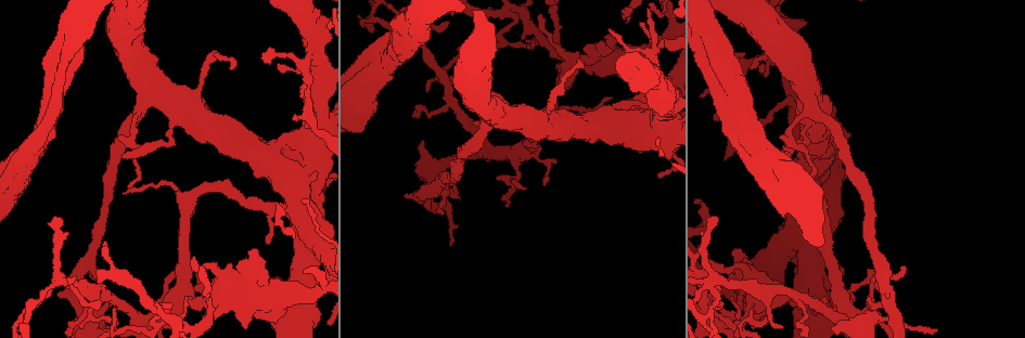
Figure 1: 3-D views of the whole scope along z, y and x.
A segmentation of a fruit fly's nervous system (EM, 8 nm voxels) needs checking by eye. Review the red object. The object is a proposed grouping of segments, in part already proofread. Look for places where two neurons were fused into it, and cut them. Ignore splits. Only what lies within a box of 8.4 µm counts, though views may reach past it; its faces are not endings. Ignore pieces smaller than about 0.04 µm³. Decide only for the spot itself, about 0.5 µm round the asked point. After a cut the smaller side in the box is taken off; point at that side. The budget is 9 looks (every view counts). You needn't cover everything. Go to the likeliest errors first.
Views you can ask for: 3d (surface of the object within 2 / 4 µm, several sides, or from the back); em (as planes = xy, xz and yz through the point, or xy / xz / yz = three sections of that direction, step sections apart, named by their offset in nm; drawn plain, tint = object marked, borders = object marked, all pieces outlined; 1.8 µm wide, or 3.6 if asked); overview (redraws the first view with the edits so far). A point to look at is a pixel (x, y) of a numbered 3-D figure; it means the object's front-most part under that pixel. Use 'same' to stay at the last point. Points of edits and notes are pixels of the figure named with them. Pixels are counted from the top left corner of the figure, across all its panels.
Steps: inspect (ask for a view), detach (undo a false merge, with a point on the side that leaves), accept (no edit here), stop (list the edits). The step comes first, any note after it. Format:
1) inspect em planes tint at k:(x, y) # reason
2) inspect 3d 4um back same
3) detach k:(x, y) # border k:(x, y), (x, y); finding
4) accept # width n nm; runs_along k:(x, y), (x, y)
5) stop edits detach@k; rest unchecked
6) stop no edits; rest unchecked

inspect 3d 2um at 1:(713, 278) # narrows sharply

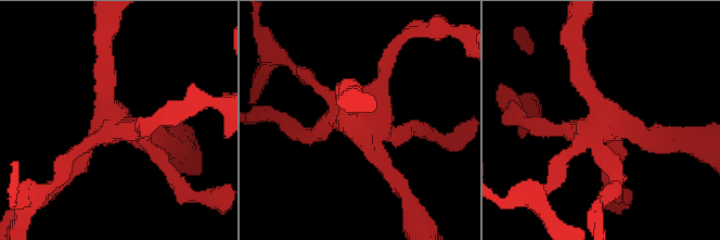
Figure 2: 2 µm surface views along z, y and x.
inspect em xy step 8 tint at 2:(602, 125) # shape alone is not enough

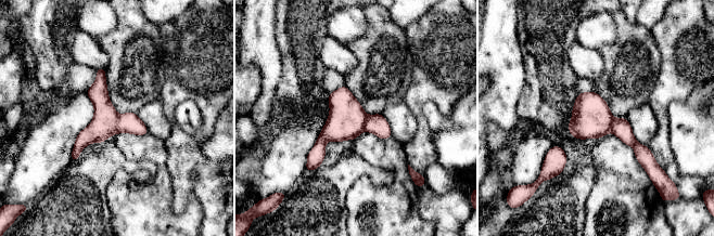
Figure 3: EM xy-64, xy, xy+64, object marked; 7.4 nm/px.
inspect em planes tint same # another direction

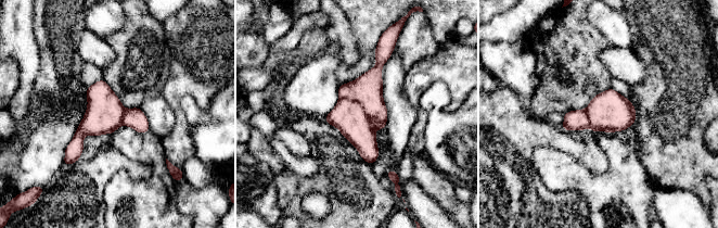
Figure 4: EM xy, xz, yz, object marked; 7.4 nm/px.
detach 4:(348, 116) # border 4:(340, 98), (356, 100), (374, 130); two neurons meet here

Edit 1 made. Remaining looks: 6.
inspect em planes tint at 1:(741, 320) # abrupt turn

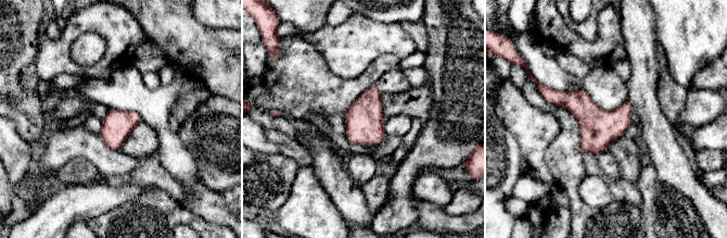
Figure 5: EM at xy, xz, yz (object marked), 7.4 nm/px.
accept # continuous, no second neuron

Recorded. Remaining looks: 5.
inspect em xy step 16 tint at 1:(793, 146) # closes a loop

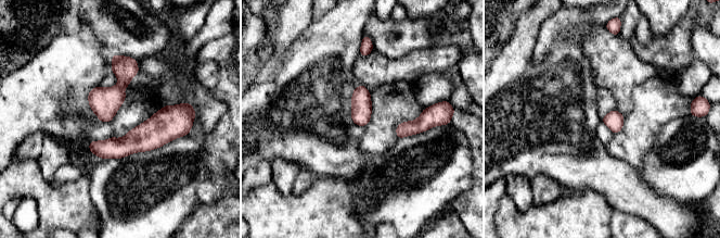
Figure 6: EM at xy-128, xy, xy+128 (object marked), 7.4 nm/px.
inspect em planes tint same # another direction

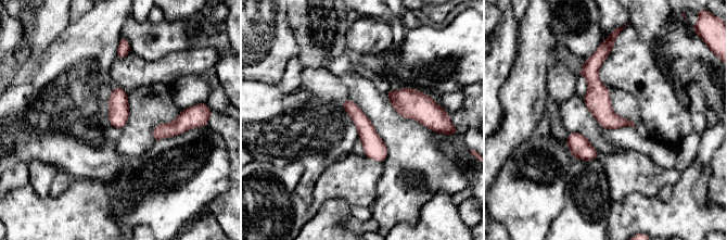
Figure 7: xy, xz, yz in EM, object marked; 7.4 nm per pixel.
accept # runs_along 7:(600, 55), (597, 101), (629, 123); one neuron here

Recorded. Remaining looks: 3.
stop edits detach@4; rest unchecked

